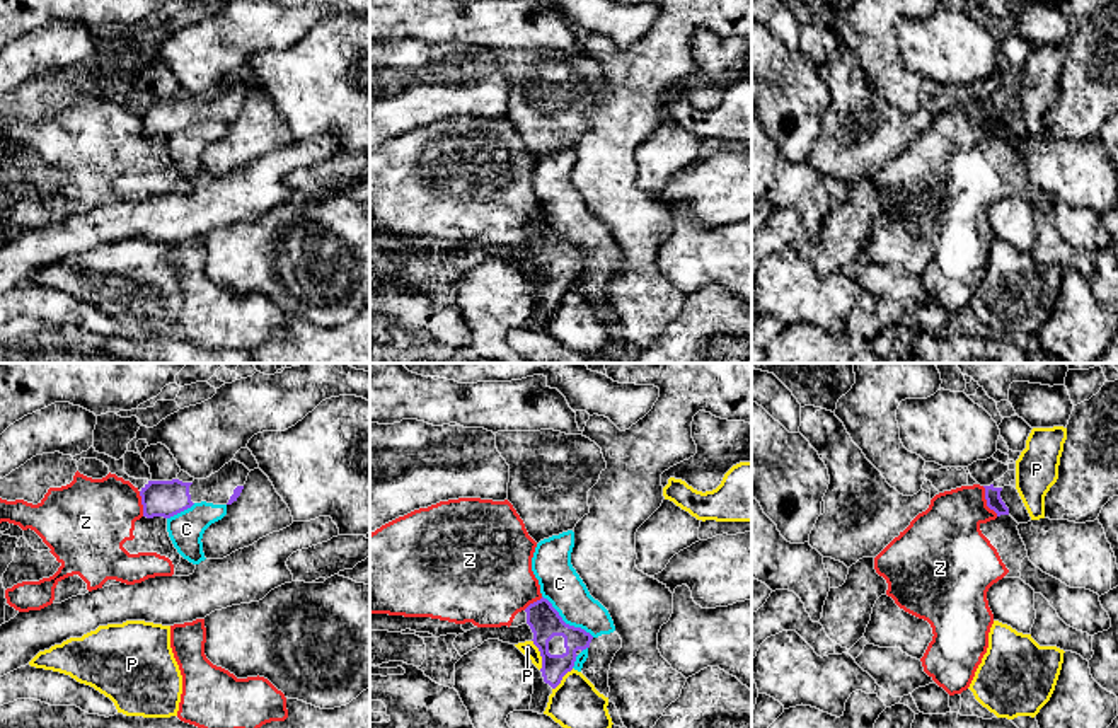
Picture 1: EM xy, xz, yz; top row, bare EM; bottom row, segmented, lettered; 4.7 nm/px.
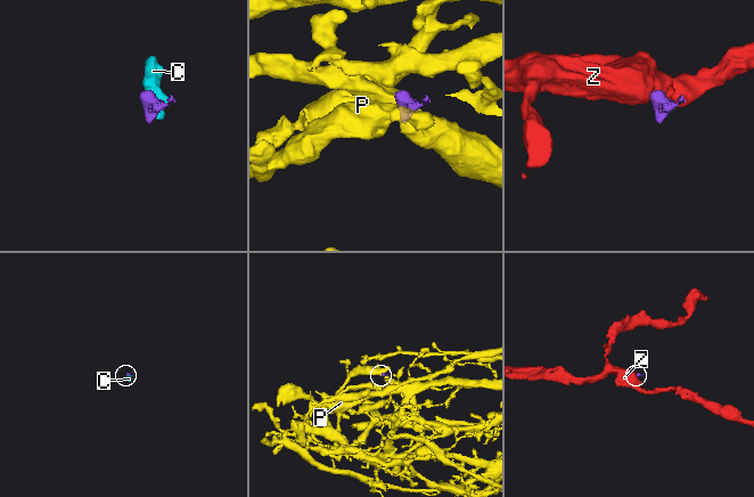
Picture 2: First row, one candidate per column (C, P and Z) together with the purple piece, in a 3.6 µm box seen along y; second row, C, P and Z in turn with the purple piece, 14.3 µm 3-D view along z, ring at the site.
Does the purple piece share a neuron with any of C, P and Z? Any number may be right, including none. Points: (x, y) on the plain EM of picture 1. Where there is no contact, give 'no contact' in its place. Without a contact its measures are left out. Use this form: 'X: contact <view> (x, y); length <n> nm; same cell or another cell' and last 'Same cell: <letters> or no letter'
C: contact xz (564, 241); length 320 nm; another cell
P: contact xz (541, 273); length 150 nm; another cell
Z: contact yz (987, 120); length 160 nm; another cell
Same cell: no letter

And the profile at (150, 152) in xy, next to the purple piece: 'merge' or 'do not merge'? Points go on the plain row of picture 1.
do not merge

